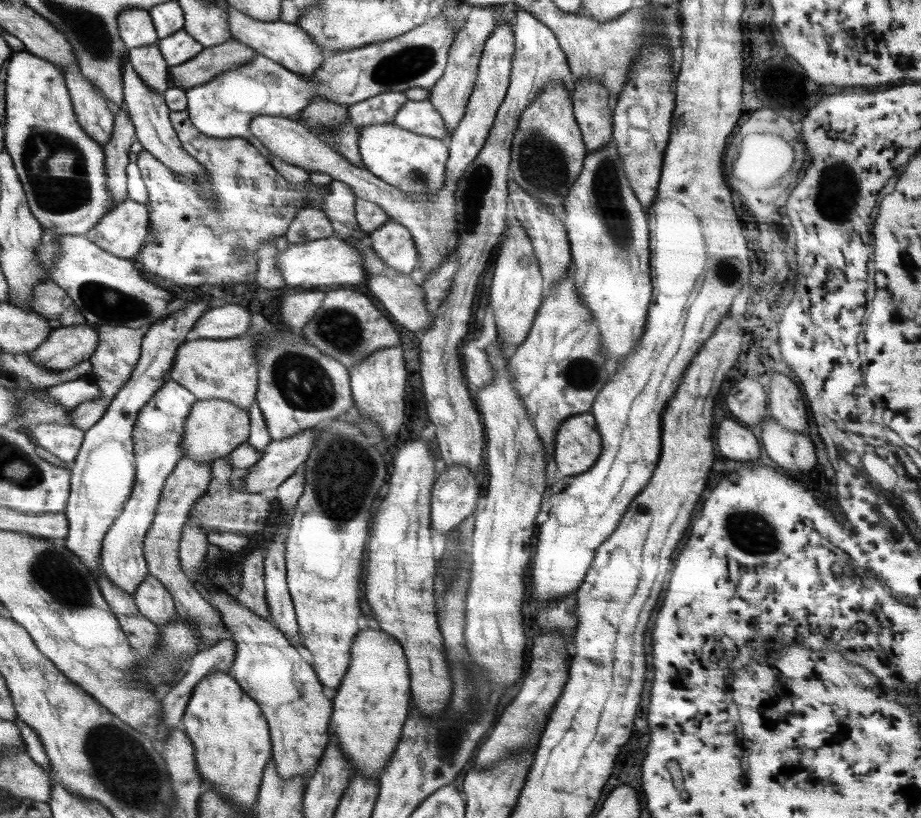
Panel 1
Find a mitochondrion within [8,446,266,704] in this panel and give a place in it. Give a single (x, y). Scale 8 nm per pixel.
(51, 571)

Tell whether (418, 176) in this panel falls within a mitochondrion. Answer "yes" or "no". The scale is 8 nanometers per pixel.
yes

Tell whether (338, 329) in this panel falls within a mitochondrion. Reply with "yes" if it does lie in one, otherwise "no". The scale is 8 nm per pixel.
yes

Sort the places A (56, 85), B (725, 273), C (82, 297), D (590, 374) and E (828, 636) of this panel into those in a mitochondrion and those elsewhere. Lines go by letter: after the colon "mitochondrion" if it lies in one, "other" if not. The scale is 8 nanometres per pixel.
A: other
B: mitochondrion
C: mitochondrion
D: mitochondrion
E: other

